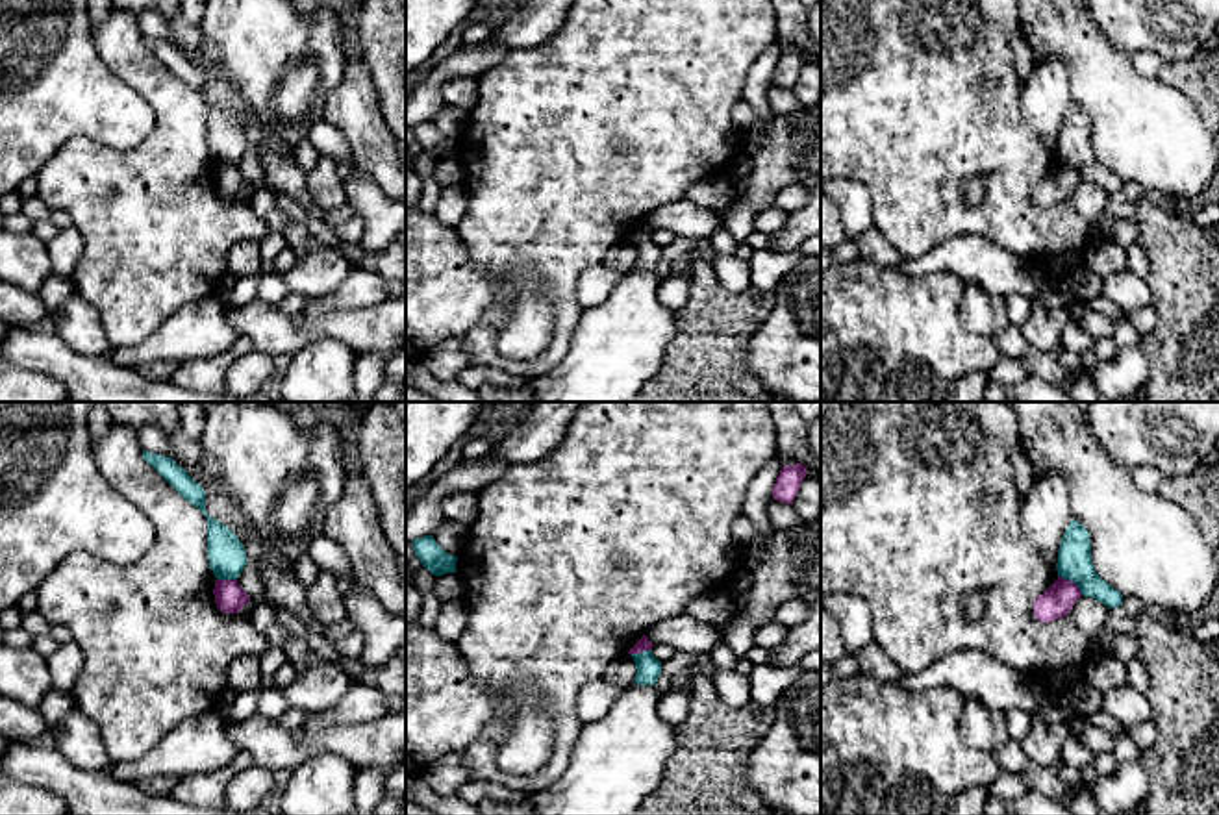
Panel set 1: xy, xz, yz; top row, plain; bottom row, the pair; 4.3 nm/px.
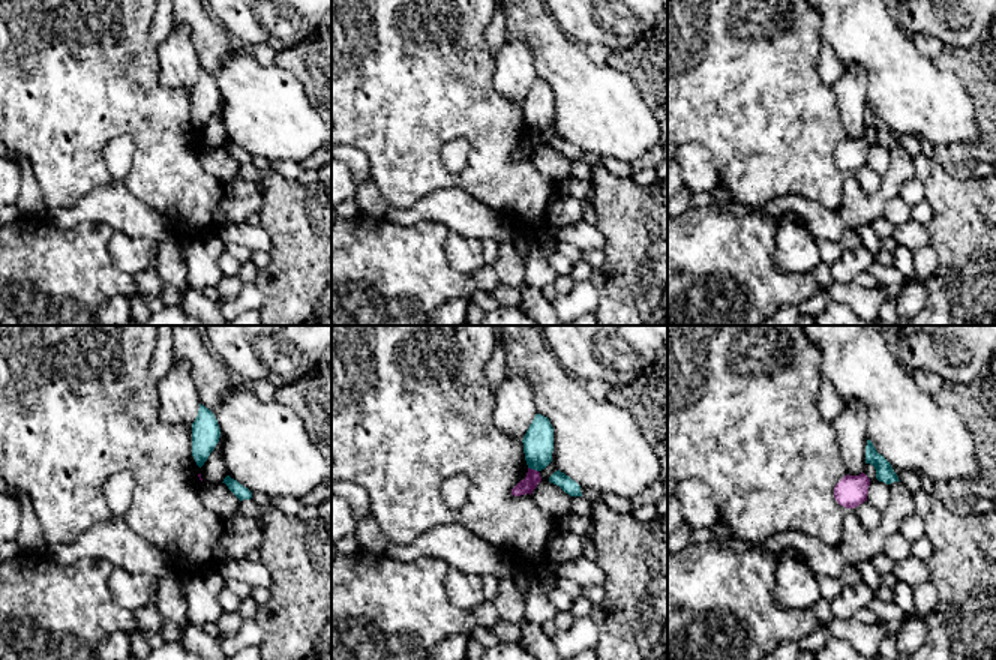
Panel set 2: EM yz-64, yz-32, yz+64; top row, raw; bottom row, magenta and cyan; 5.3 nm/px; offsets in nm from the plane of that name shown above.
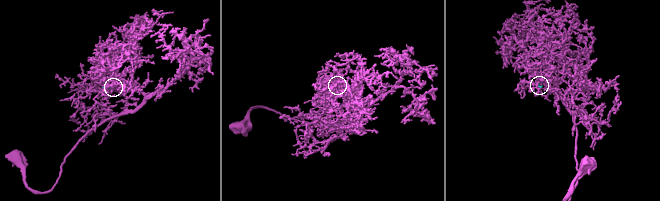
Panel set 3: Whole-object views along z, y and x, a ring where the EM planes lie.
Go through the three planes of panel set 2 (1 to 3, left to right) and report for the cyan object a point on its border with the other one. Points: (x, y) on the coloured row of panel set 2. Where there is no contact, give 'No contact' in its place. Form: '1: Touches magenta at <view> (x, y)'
1: No contact
2: Touches magenta at yz-32 (533, 470)
3: No contact

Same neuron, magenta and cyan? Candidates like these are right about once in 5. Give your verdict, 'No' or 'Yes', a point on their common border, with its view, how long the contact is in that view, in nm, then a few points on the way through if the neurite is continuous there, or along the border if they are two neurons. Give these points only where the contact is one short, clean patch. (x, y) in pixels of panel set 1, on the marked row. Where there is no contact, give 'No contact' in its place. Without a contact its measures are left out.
No. Touches magenta at yz (1069, 580). Shared border 140 nm. Boundary: yz (1058, 575), (1071, 580), (1082, 593)

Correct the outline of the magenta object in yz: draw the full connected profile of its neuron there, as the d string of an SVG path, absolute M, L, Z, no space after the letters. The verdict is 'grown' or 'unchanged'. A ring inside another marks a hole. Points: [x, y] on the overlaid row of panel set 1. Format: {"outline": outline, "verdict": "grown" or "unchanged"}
{"outline": "M1058 576L1043 595L1034 598L1034 617L1039 622L1054 622L1060 617L1067 617L1080 596L1080 587L1074 582Z", "verdict": "unchanged"}

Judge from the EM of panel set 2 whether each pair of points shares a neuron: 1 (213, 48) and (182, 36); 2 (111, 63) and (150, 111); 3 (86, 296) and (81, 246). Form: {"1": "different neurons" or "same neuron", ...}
{"1": "different neurons", "2": "same neuron", "3": "same neuron"}

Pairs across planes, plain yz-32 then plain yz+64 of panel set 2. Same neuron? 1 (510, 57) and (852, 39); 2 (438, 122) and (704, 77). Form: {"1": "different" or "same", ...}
{"1": "different", "2": "same"}

